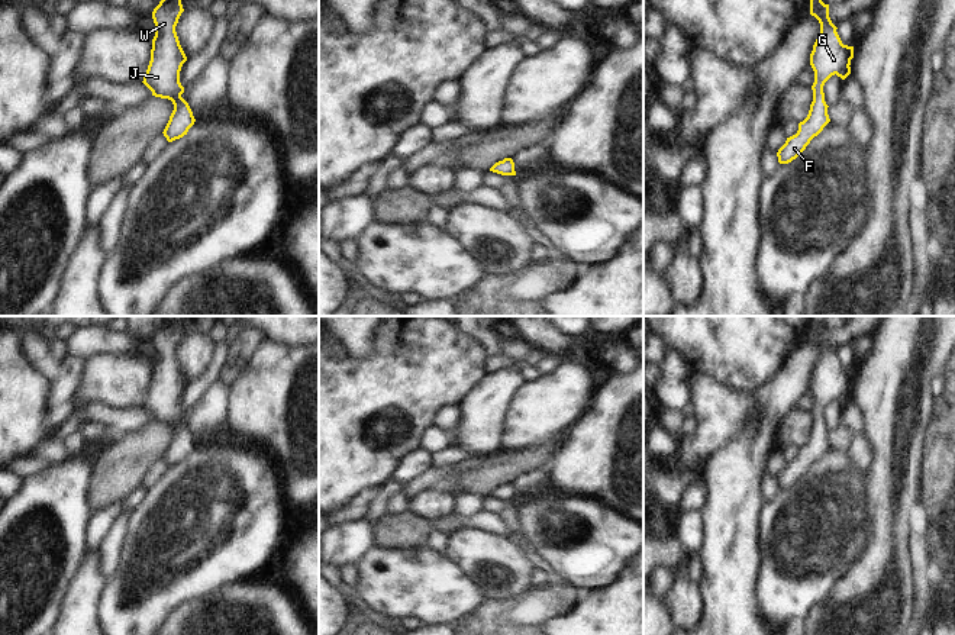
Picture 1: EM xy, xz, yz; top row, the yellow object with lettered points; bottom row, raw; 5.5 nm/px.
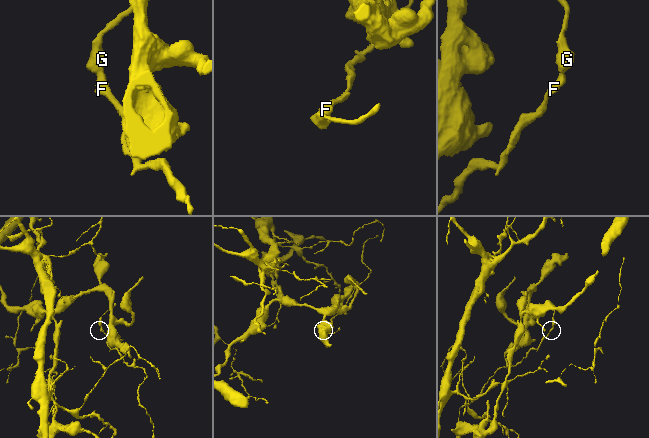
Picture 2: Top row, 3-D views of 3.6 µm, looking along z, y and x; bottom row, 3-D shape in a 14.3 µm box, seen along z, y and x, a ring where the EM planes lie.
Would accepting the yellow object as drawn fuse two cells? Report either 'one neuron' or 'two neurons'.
one neuron

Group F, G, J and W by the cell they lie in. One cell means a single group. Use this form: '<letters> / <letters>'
F G J W

